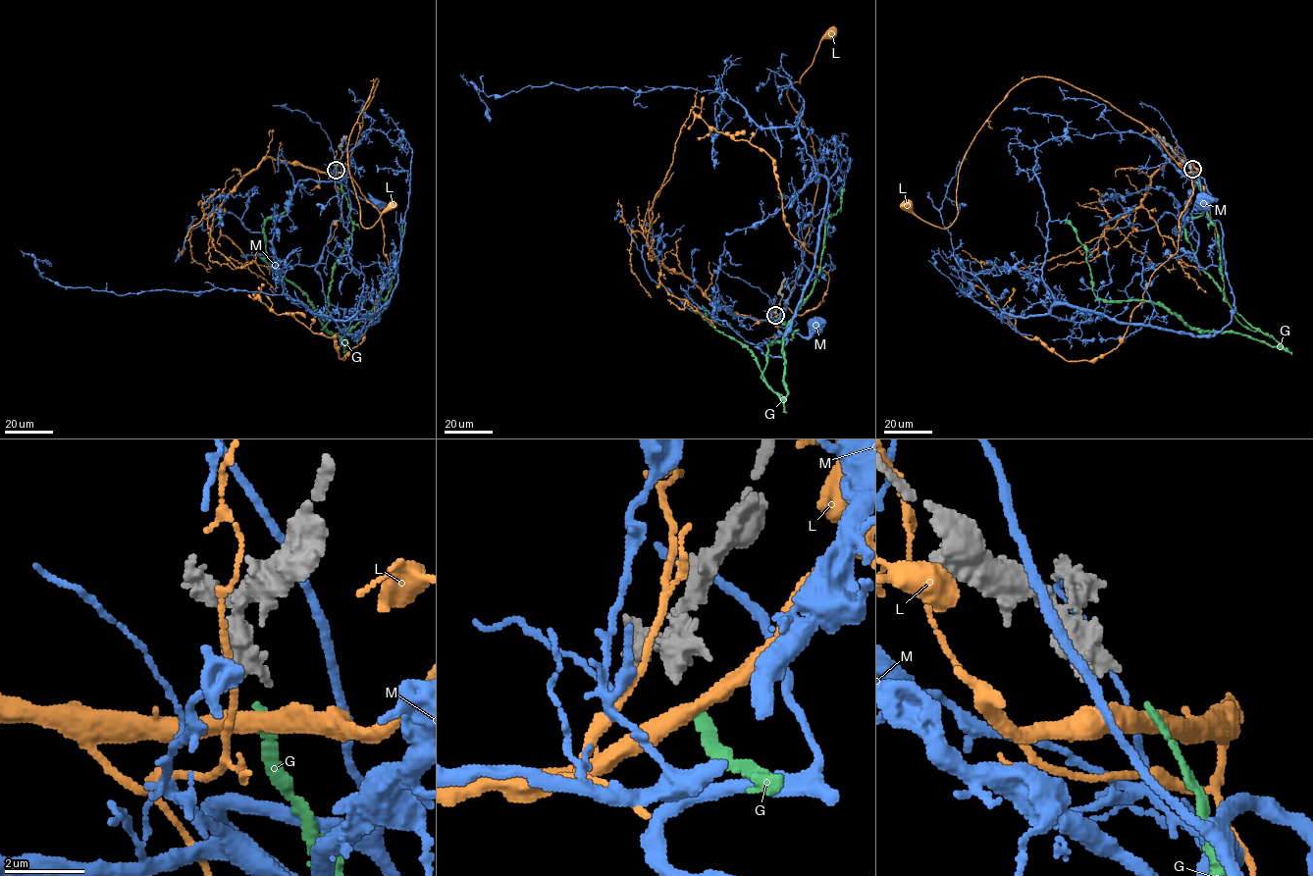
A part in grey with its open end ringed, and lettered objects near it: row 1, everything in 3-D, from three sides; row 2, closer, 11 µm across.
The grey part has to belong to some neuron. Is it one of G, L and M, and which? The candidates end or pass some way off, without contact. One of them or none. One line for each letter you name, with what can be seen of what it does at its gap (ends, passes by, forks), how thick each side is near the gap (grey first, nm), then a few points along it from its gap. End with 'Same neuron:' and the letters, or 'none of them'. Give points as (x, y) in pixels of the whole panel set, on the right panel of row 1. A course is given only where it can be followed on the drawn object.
G: it ends | 420/200 nm | via (1194, 171), (1216, 230), (1225, 299), (1277, 346), (1198, 332), (1148, 301), (1099, 299), (1086, 248), (1065, 220)
Same neuron: G

